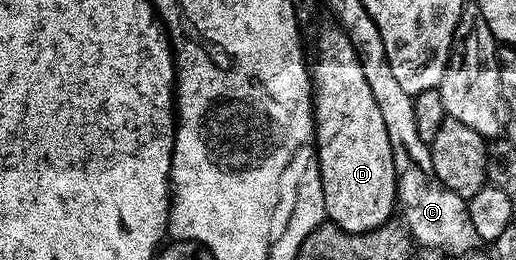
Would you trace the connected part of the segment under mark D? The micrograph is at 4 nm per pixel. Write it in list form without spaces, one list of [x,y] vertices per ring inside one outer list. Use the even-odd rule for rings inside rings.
[[[339,26],[324,28],[316,40],[316,61],[310,64],[310,79],[312,81],[312,110],[316,122],[316,160],[320,164],[320,177],[322,178],[322,194],[324,195],[324,214],[331,223],[337,224],[347,232],[372,232],[375,228],[389,223],[393,219],[392,211],[398,208],[396,195],[396,167],[394,154],[390,150],[390,134],[386,134],[386,125],[382,123],[382,114],[378,111],[378,102],[374,102],[374,94],[370,94],[370,85],[362,75],[362,66],[358,62],[358,54],[354,54],[354,46],[350,46],[350,38]]]

